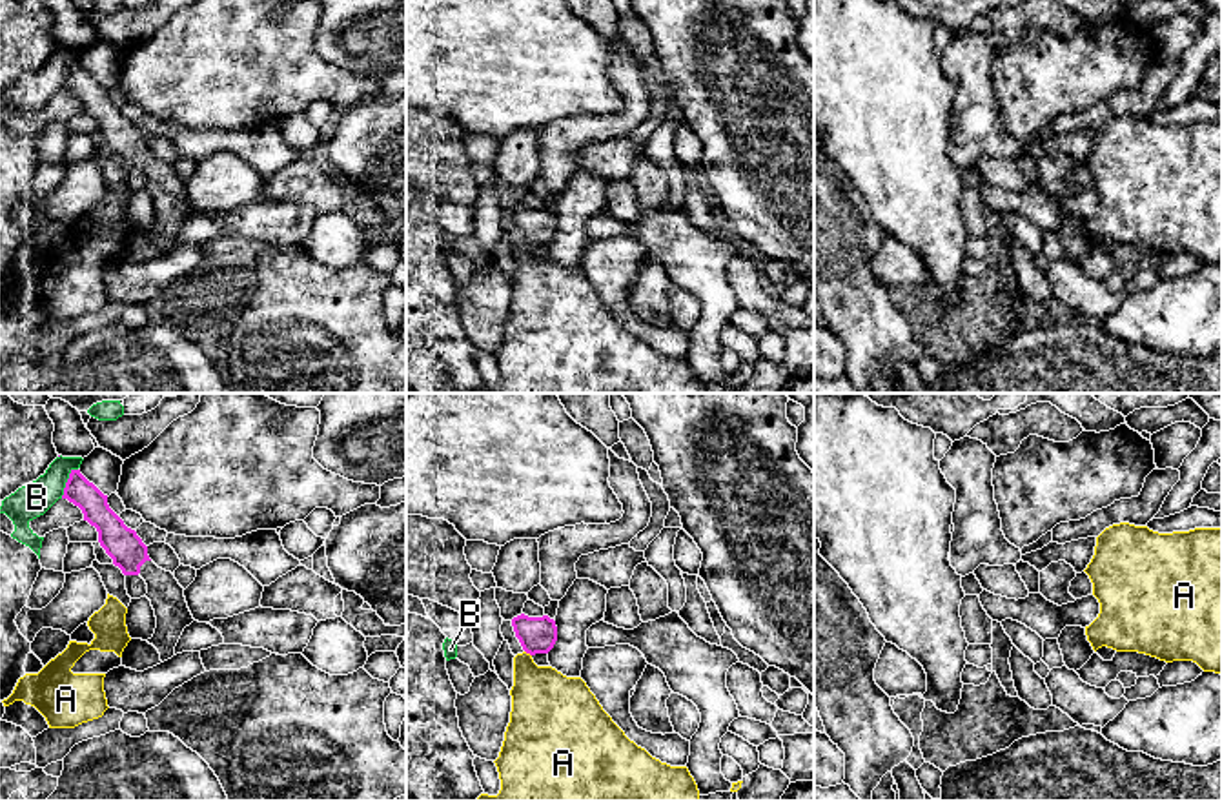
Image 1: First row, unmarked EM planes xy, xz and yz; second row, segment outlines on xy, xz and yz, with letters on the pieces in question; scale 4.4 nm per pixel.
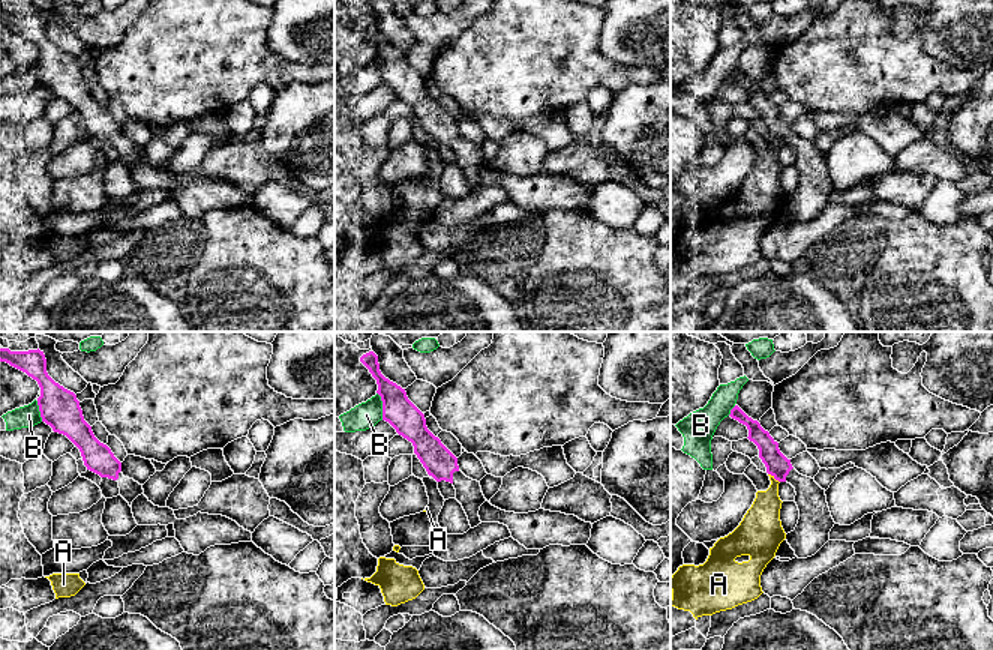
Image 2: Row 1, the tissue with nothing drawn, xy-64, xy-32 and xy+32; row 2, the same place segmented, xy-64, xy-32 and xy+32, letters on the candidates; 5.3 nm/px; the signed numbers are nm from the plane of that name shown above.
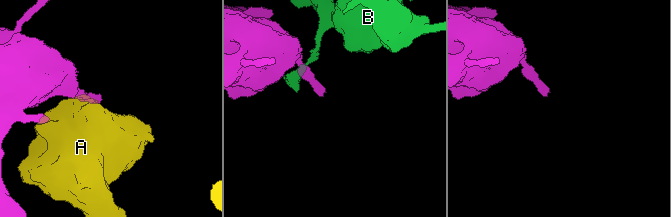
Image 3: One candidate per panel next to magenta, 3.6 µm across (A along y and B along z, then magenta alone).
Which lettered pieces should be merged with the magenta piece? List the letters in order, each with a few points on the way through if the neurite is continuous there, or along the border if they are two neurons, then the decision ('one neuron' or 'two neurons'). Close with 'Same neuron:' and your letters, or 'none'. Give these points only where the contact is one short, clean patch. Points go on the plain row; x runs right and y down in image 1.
A: two neurons
B: two neurons
Same neuron: none

